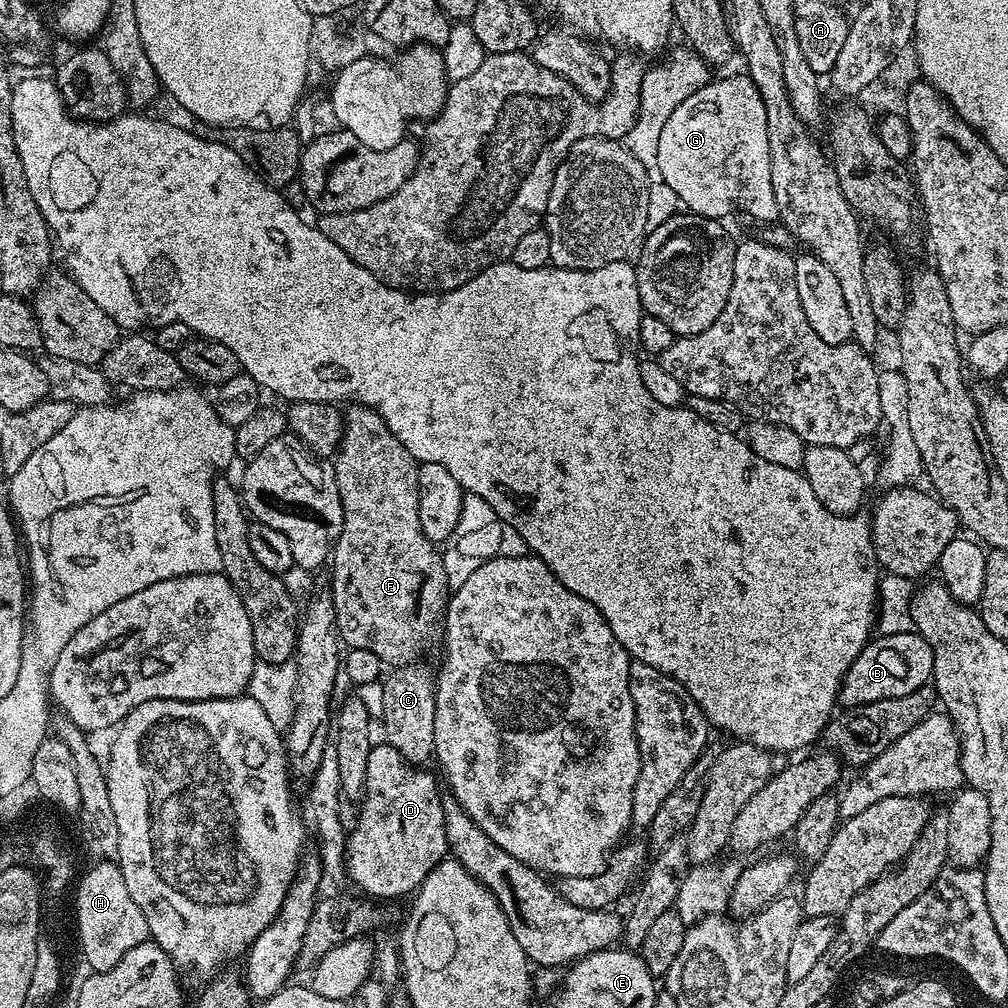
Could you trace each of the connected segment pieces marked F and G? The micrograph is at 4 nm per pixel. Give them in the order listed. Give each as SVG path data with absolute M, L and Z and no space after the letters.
M352 404L349 409L344 412L344 433L340 439L340 447L337 448L334 457L336 485L338 486L338 494L342 498L342 514L344 515L342 534L336 540L336 546L332 549L330 557L330 568L332 564L330 587L332 601L334 602L334 614L336 615L336 630L341 641L348 648L370 650L374 654L378 654L378 658L385 665L403 666L419 661L420 655L435 640L437 643L441 639L444 613L450 595L446 570L444 569L444 557L441 549L432 544L430 538L426 538L426 534L422 534L422 522L418 522L418 470L420 464L410 454L410 450L406 450L406 446L402 446L402 442L398 442L398 438L394 438L394 434L390 434L390 426L386 426L386 422L382 422L382 418L376 413L376 409L366 408L362 404Z
M746 74L709 79L675 108L658 137L658 167L681 205L696 216L720 220L741 208L756 220L779 221L770 182L766 106L762 106L762 94Z

